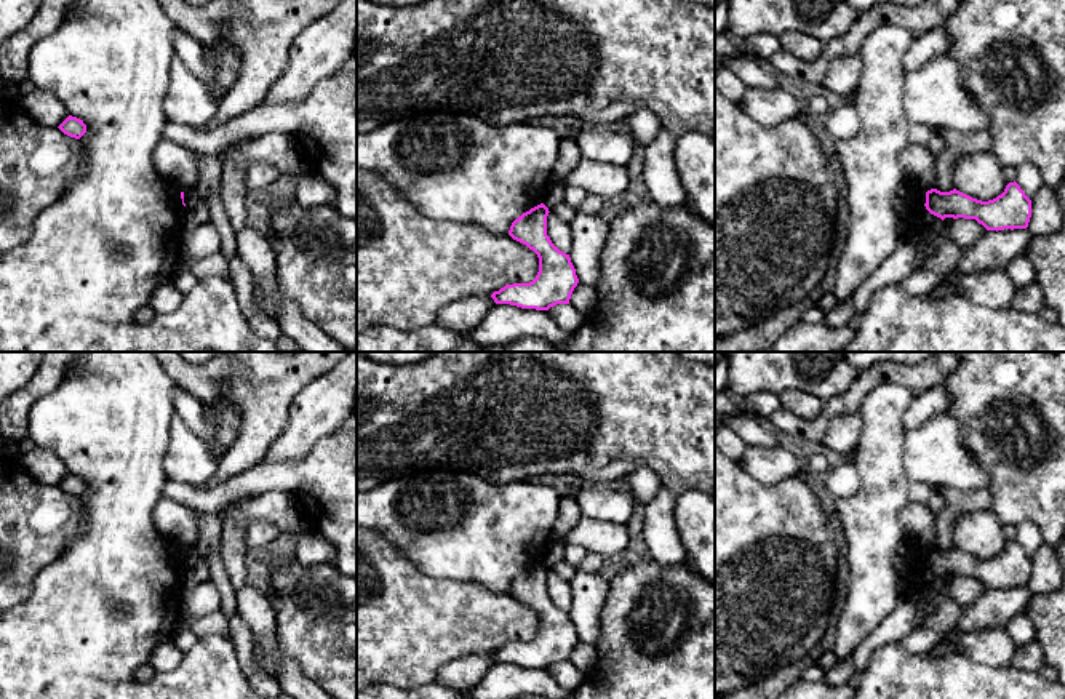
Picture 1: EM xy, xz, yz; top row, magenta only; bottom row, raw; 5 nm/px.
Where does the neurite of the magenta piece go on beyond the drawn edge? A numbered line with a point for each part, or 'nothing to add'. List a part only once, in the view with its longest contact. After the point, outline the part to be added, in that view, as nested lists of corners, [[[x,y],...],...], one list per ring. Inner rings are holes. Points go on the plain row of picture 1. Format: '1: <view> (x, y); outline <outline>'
nothing to add

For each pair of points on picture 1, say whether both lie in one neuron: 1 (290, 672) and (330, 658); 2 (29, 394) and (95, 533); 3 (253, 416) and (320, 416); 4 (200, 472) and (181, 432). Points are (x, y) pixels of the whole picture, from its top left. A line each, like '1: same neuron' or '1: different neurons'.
1: different neurons
2: different neurons
3: different neurons
4: same neuron

